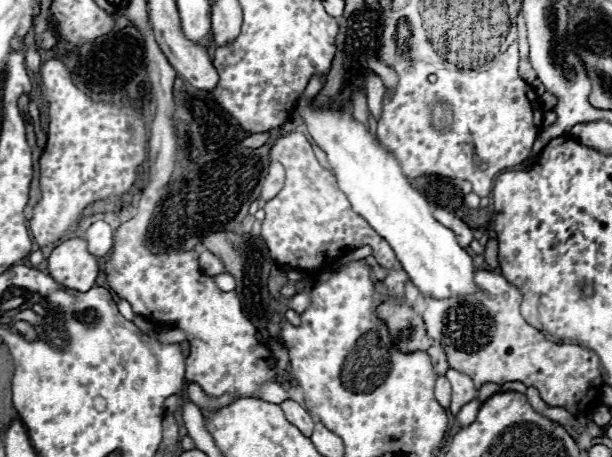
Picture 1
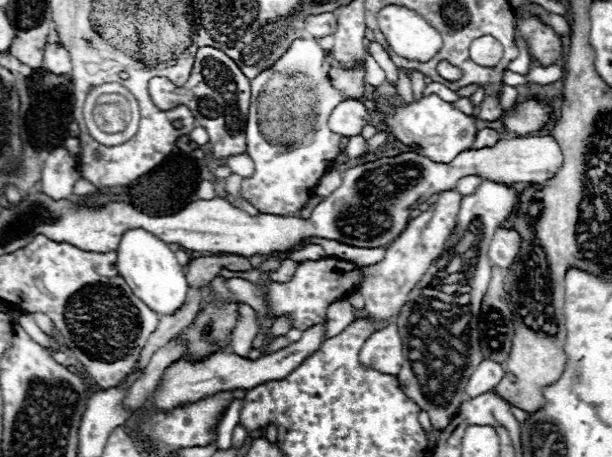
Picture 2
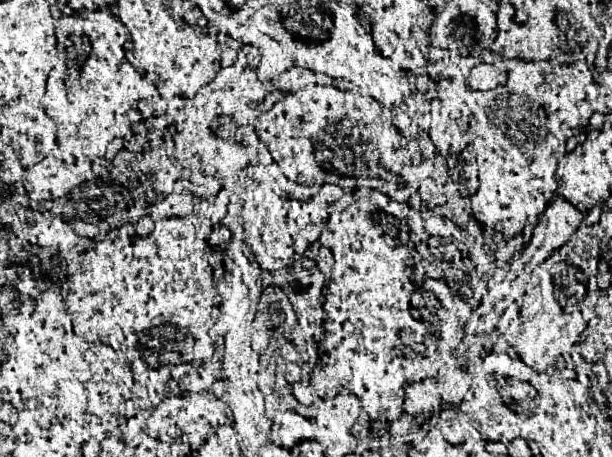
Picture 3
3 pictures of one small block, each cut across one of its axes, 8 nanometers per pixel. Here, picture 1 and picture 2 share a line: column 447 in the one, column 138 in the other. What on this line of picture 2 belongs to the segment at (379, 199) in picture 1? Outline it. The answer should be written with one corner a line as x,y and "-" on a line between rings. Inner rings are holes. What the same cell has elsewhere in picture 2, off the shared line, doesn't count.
132,228
124,232
116,250
116,266
118,274
122,274
130,290
134,290
134,296
142,298
142,302
146,302
146,306
158,314
170,314
186,300
188,282
184,278
184,266
176,262
176,256
166,242
146,232
144,228

